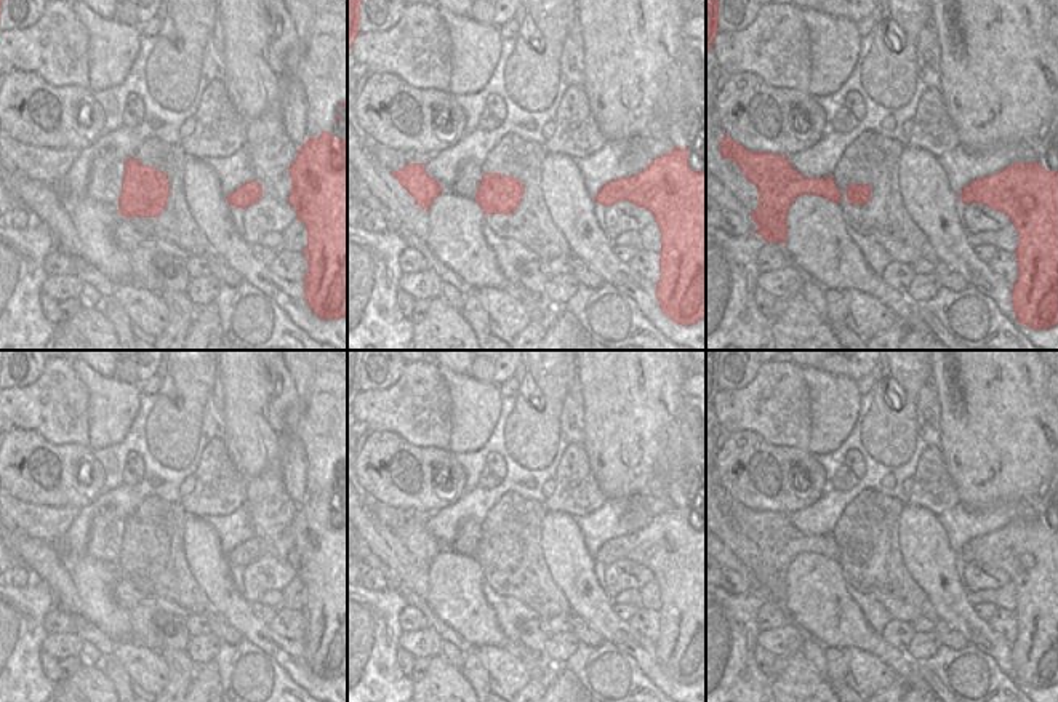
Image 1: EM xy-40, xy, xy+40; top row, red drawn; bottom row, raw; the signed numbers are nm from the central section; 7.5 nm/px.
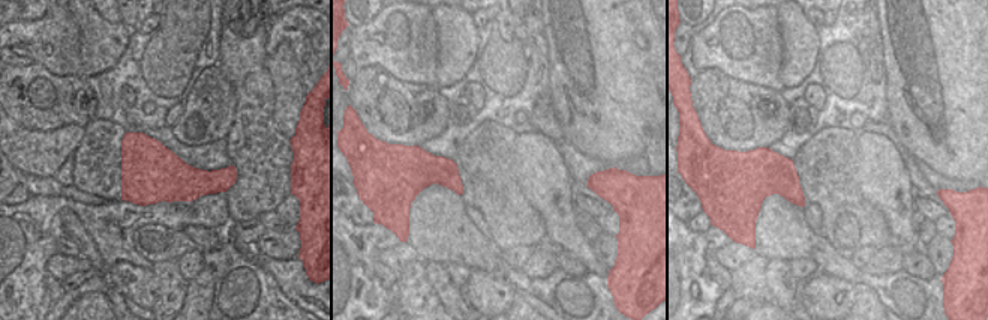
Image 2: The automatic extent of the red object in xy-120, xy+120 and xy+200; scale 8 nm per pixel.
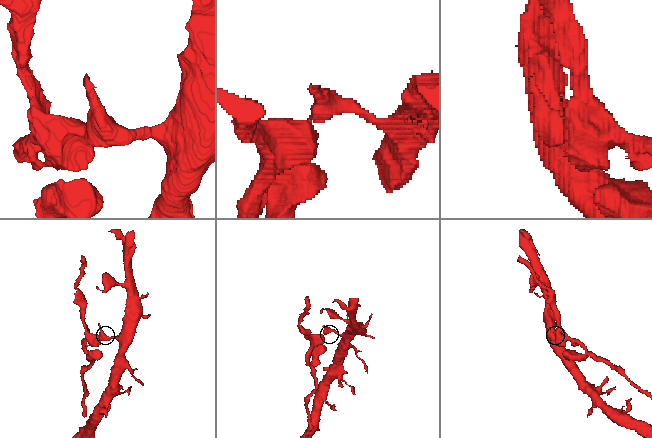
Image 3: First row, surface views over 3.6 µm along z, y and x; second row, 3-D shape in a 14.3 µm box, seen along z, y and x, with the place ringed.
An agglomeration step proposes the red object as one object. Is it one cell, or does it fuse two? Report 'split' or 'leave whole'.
split

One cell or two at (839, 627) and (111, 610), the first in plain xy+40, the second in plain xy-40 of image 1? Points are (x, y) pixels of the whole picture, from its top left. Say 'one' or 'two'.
one

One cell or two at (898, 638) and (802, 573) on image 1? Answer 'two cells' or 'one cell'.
two cells

